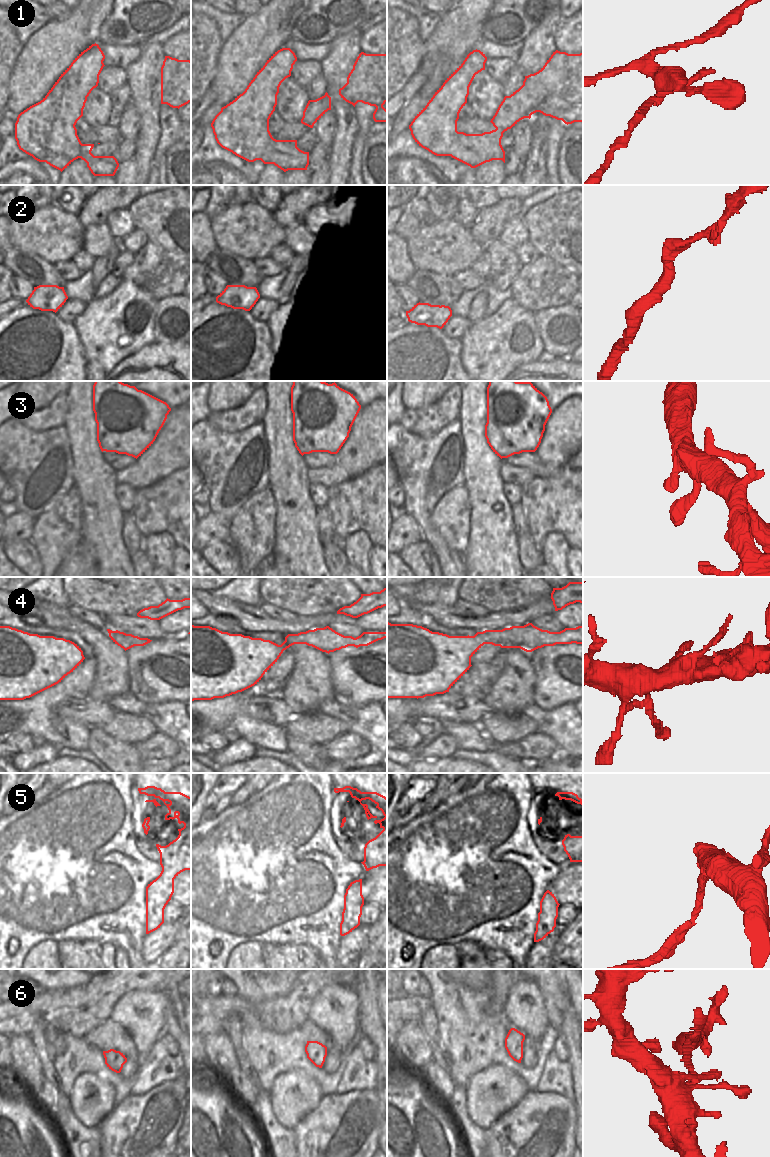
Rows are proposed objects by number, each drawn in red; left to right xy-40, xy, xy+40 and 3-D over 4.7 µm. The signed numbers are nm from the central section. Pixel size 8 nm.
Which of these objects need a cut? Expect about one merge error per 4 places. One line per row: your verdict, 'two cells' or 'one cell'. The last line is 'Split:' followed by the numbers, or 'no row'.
1: two cells
2: one cell
3: one cell
4: one cell
5: two cells
6: two cells
Split: 1, 5, 6

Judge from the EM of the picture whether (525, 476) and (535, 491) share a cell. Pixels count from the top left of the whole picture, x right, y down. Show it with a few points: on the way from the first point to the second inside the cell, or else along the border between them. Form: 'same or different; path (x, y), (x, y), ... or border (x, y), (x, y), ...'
different; border (535, 476), (521, 486)

